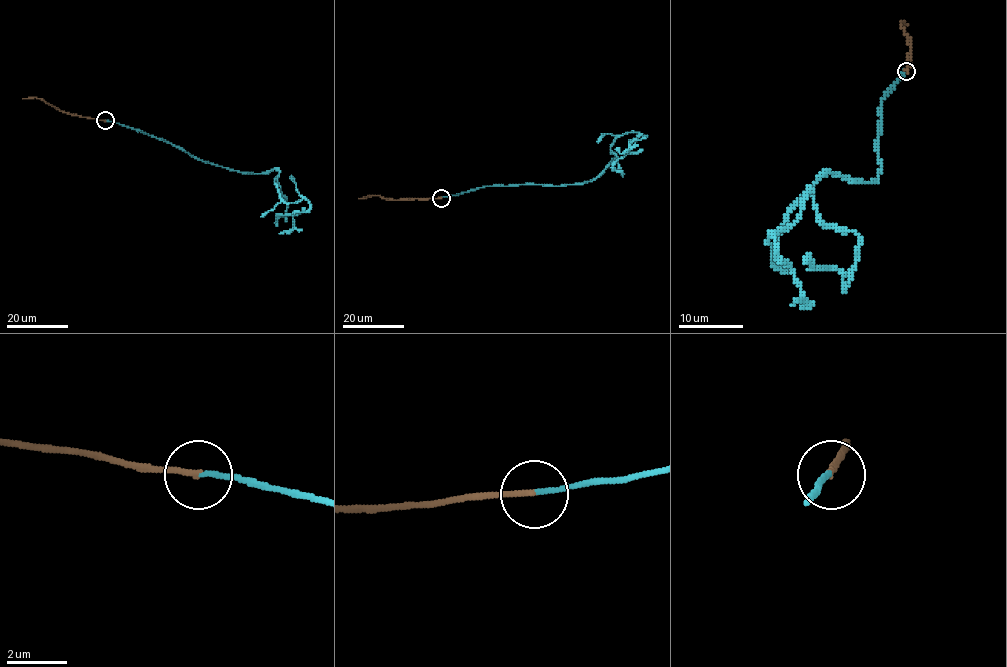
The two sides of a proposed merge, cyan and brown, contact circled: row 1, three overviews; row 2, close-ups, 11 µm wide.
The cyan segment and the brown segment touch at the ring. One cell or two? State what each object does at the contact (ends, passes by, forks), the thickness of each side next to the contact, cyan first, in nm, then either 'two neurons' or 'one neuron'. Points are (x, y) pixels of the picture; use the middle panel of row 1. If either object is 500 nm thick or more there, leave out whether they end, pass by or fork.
cyan ends; brown ends; calibres 150 and 180 nm; one neuron

